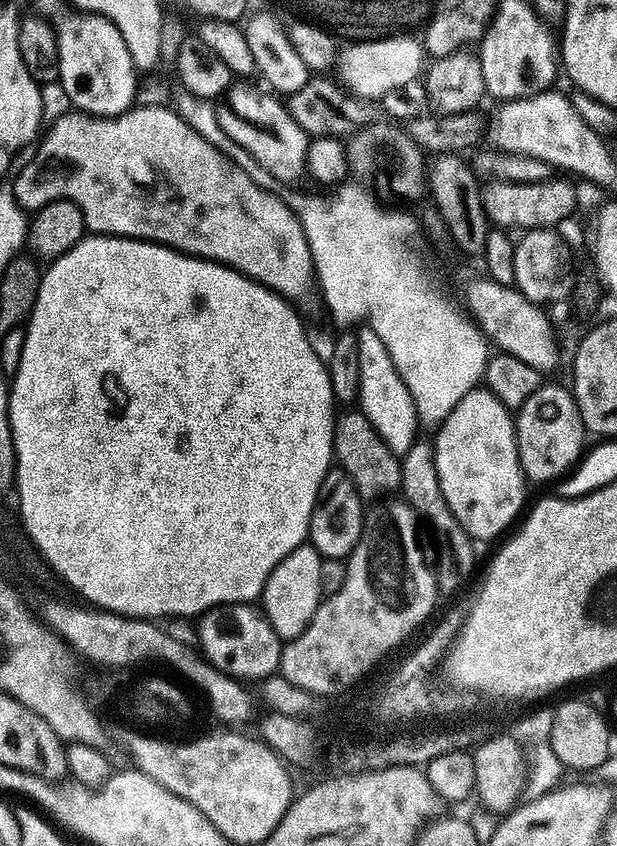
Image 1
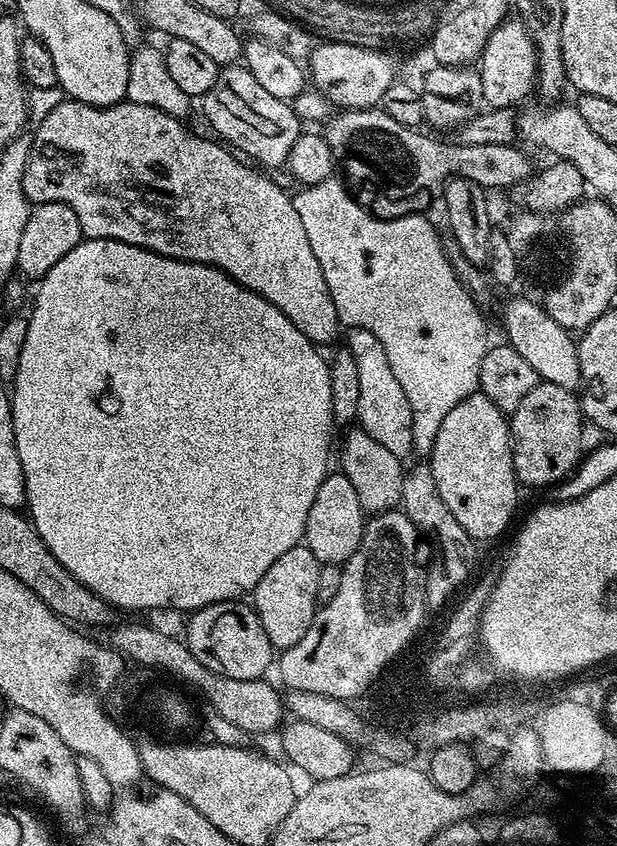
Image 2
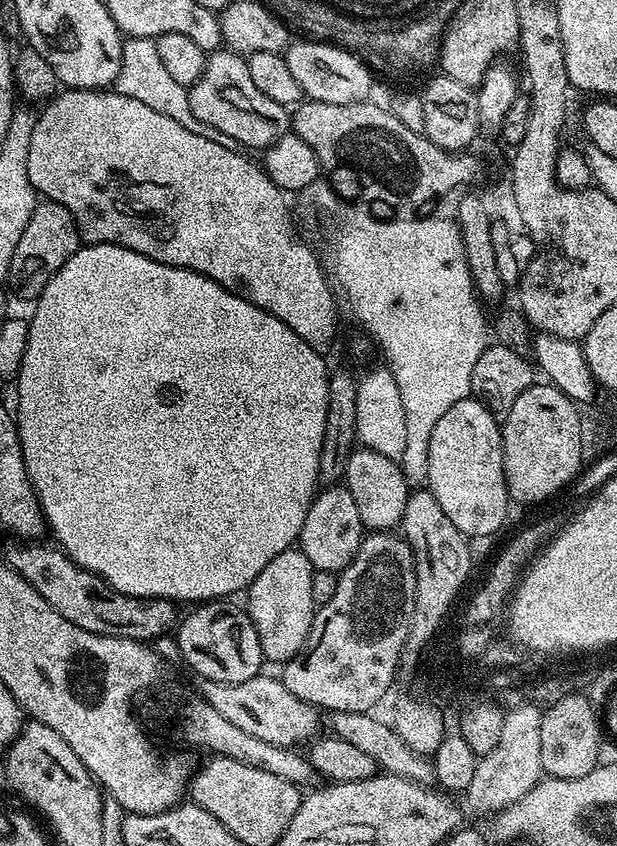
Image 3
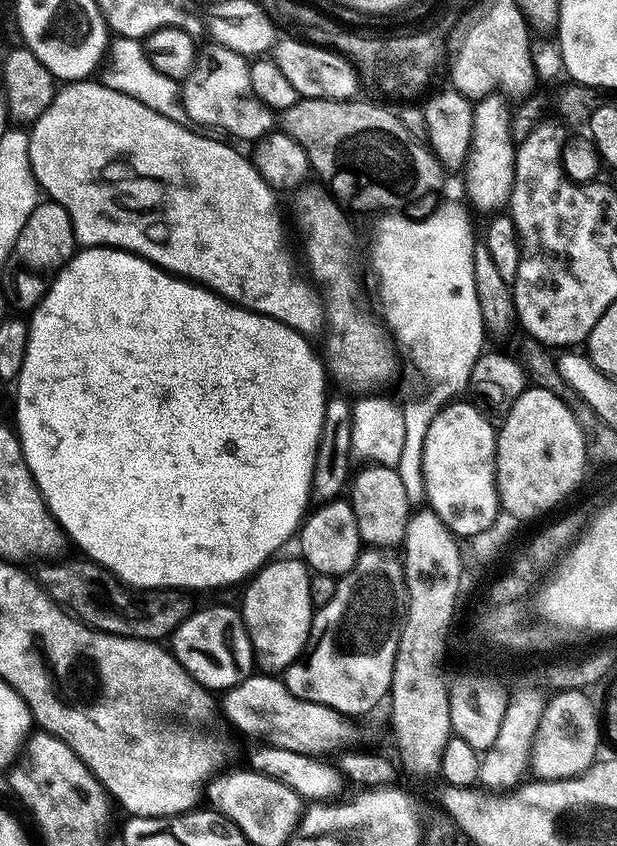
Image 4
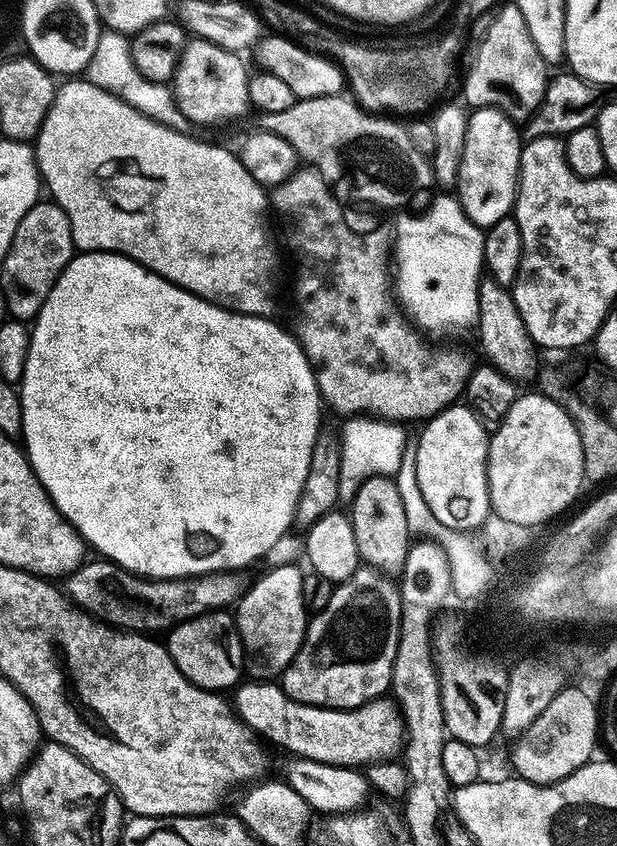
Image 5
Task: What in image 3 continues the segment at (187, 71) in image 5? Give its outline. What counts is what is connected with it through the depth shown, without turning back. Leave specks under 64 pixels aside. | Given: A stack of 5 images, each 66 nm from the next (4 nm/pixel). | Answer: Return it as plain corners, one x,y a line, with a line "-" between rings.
217,50
207,53
204,61
202,74
187,89
189,96
190,110
194,116
206,122
207,125
214,126
215,129
222,130
230,138
236,140
237,145
245,144
248,148
267,149
268,145
273,144
279,136
285,135
290,128
290,112
285,105
274,102
272,98
266,98
258,86
254,86
250,78
248,61
243,55
237,54
231,50

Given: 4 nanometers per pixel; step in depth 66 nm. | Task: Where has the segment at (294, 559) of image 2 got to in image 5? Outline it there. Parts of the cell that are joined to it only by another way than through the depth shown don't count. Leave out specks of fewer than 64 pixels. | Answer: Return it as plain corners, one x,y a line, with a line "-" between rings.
292,564
272,568
260,581
253,583
248,593
235,605
236,629
244,647
246,672
253,681
272,682
283,677
284,671
298,654
308,635
310,613
302,602
302,582
305,573

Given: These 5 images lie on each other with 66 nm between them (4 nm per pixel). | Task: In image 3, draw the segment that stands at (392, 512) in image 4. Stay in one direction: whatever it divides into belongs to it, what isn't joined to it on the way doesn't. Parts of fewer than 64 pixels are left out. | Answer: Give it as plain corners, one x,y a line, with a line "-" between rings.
357,447
348,459
344,480
358,506
358,518
364,523
365,529
386,532
395,529
403,521
410,485
397,461
369,448

